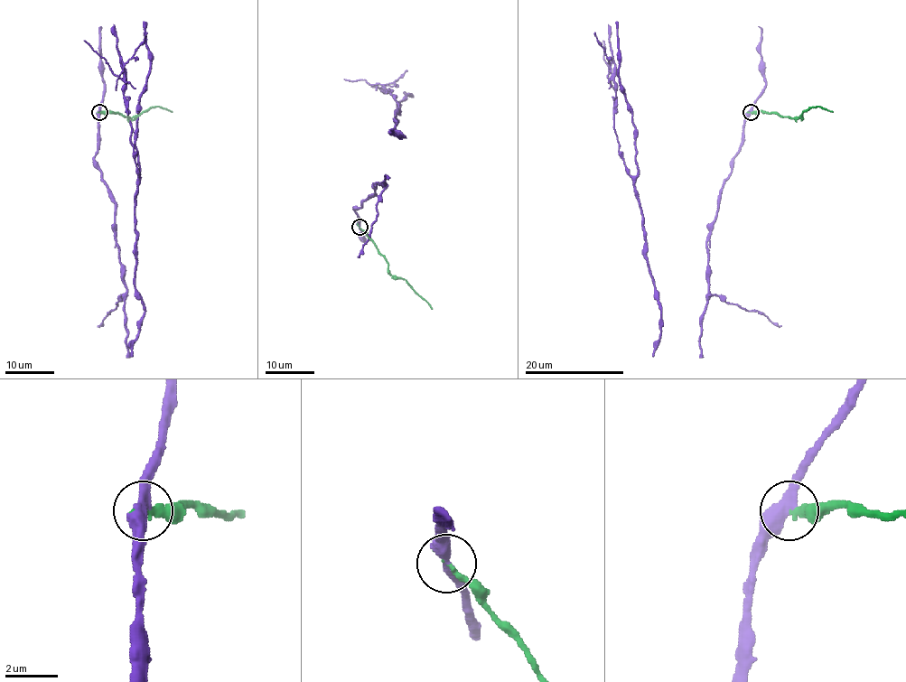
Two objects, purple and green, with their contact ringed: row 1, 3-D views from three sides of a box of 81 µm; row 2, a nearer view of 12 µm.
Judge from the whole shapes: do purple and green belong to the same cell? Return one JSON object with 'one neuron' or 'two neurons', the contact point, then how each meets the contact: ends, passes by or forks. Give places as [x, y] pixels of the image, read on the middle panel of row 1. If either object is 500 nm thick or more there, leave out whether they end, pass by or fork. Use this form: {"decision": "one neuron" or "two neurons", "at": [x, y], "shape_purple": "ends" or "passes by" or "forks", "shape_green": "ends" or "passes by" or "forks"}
{"decision": "two neurons", "at": [359, 227], "shape_purple": "passes by", "shape_green": "ends"}

